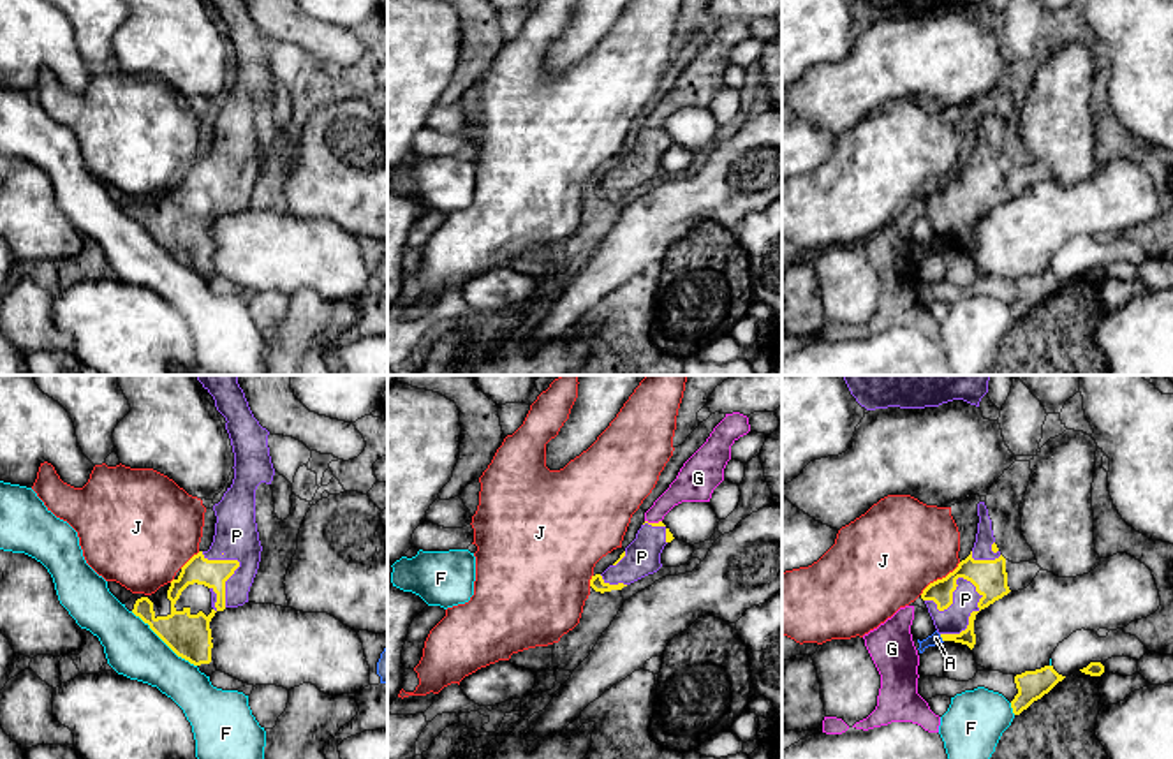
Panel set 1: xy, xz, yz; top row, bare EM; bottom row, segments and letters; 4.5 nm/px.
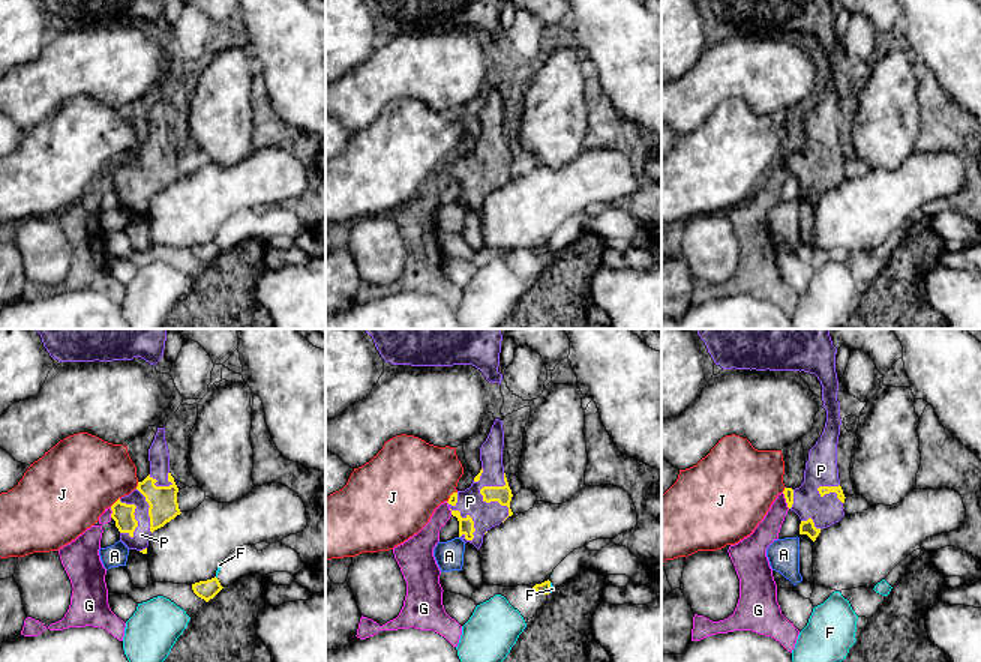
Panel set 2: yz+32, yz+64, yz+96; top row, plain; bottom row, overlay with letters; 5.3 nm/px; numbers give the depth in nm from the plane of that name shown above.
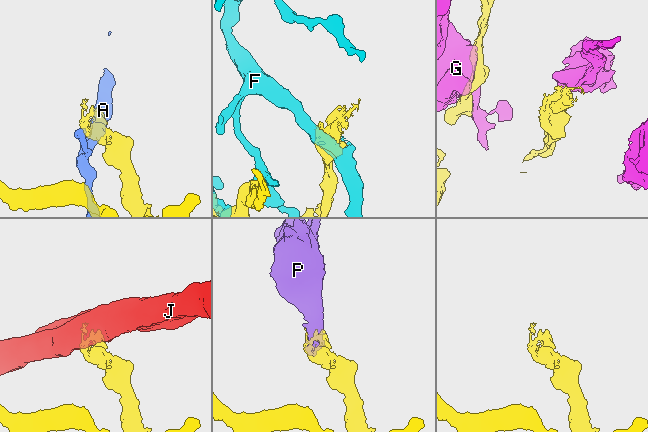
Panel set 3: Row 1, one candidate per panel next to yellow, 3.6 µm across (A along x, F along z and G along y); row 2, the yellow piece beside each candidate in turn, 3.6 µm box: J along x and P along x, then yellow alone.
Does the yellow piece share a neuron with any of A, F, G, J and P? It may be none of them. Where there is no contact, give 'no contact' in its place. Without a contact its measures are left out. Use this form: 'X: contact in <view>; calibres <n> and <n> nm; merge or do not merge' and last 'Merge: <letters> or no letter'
A: contact in yz; calibres 110 and 50 nm; do not merge
F: contact in xy; calibres 200 and 240 nm; do not merge
G: contact in xz; calibres 20 and 160 nm; do not merge
J: contact in yz; calibres 160 and 440 nm; do not merge
P: contact in yz; calibres 160 and 120 nm; merge
Merge: P

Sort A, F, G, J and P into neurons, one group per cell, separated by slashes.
A / F / G / J / P

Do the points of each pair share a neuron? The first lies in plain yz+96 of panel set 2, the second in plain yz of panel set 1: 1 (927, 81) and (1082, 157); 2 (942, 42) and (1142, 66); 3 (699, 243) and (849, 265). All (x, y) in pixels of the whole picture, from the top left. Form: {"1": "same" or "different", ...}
{"1": "different", "2": "same", "3": "same"}

